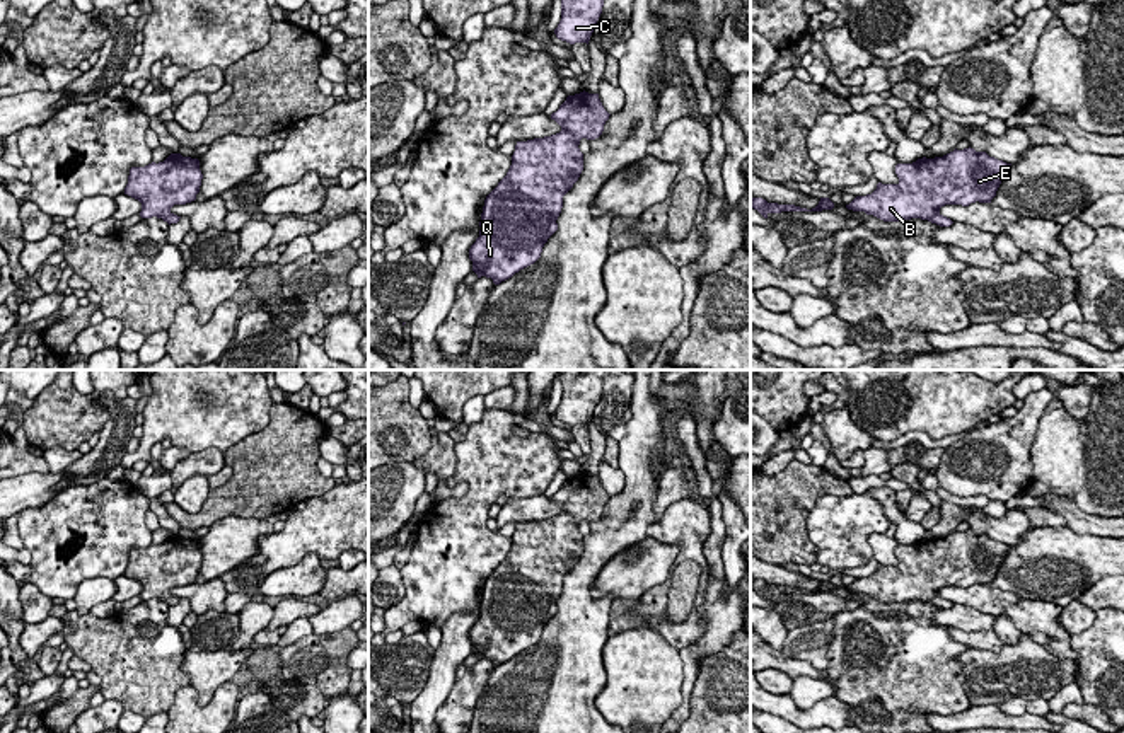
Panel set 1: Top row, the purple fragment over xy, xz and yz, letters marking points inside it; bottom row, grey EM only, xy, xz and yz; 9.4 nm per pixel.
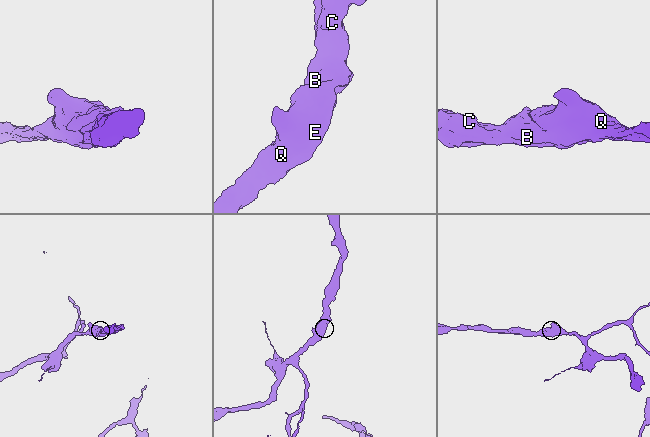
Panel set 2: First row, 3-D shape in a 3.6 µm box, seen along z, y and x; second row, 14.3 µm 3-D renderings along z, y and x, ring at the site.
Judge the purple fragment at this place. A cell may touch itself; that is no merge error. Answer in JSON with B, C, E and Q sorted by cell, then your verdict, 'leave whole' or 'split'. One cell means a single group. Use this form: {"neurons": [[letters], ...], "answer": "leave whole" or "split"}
{"neurons": [["B", "C", "E", "Q"]], "answer": "leave whole"}

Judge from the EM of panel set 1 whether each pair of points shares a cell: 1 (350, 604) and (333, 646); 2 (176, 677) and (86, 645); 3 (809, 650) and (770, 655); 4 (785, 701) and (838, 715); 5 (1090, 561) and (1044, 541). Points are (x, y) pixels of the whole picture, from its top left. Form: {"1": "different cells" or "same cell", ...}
{"1": "different cells", "2": "same cell", "3": "different cells", "4": "same cell", "5": "same cell"}

